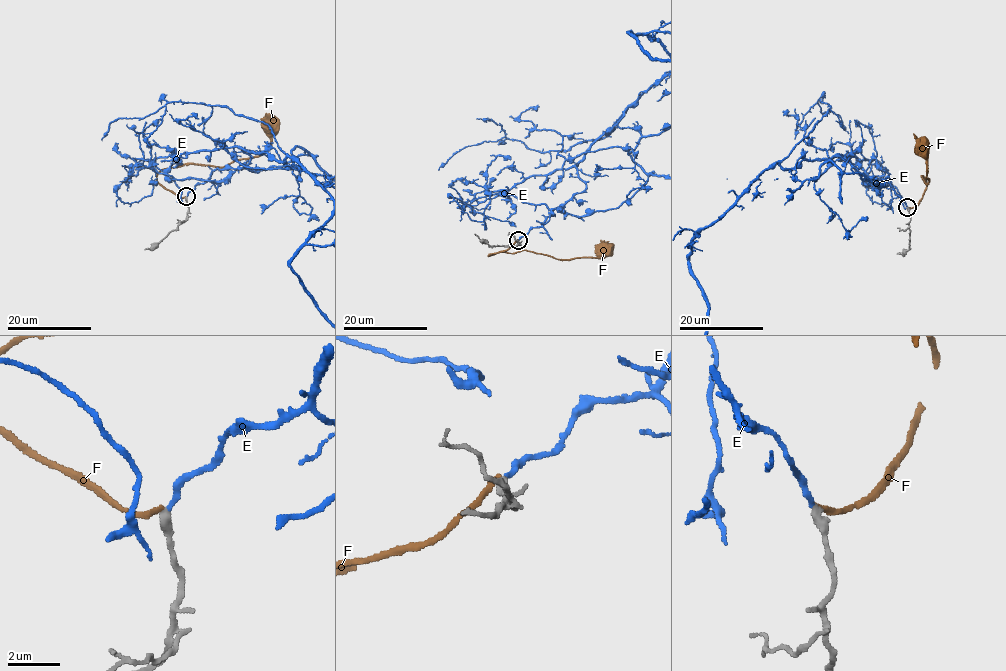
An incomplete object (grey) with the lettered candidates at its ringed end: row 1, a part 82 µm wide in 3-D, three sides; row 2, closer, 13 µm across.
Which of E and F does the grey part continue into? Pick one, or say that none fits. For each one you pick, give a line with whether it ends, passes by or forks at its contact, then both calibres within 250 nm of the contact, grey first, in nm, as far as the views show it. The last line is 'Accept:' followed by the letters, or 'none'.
E: it ends | 380/190 nm
Accept: E

